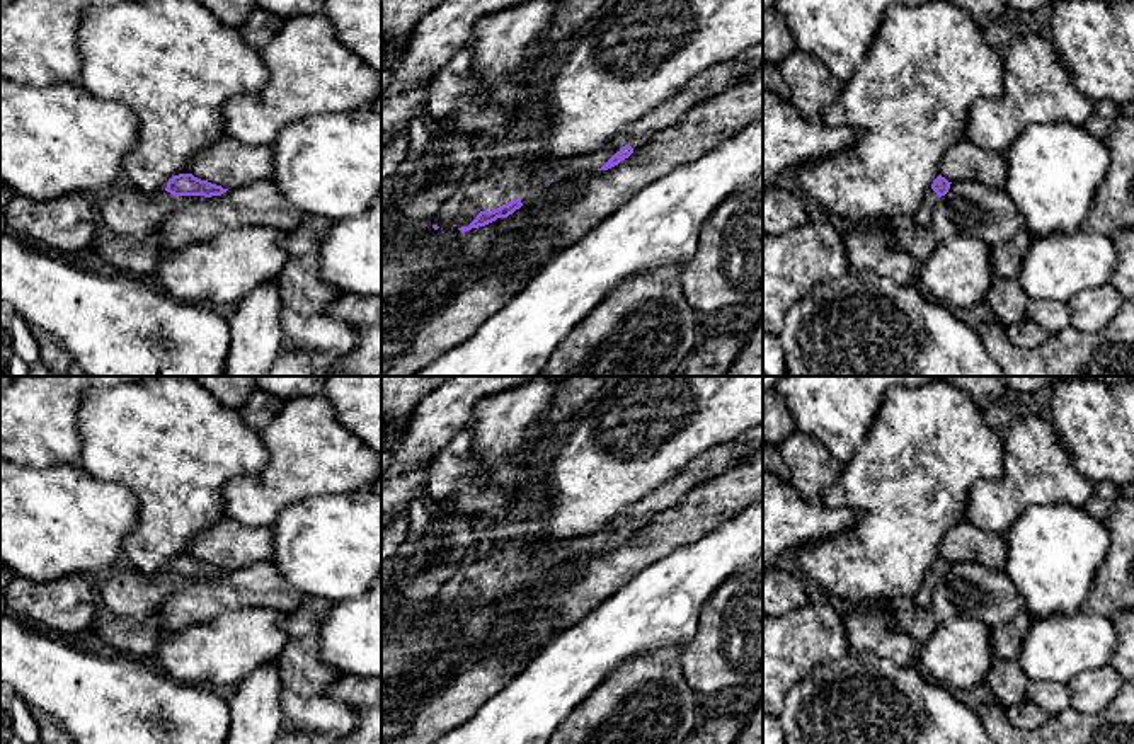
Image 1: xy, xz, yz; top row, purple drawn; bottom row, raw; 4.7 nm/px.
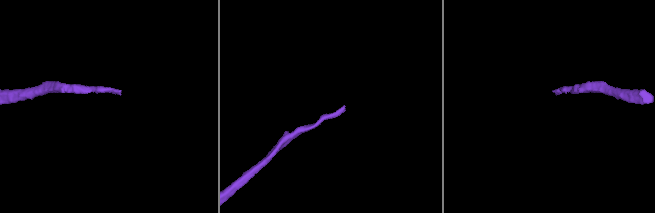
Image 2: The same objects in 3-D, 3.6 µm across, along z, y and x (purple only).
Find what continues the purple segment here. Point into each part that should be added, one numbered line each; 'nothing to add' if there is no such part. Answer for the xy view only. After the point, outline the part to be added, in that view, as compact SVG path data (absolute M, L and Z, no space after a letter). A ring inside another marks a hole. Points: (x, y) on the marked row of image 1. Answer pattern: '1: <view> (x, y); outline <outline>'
1: xy (123, 210); outline M119 180L95 196L99 225L119 235L143 235L155 243L160 225L174 209L175 196L160 191L143 194L126 180Z

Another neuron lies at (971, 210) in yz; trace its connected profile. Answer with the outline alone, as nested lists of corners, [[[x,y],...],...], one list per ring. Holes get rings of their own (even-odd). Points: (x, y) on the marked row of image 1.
[[[957,180],[938,197],[928,226],[938,243],[967,237],[998,247],[1025,230],[1025,221],[1003,191],[977,180]]]

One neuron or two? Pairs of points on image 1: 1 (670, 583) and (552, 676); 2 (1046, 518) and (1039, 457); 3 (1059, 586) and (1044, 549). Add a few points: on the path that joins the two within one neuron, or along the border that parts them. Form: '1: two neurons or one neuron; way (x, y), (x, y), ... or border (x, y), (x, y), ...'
1: one neuron; way (641, 612), (581, 658)
2: two neurons; border (1083, 506), (1032, 504), (1010, 526)
3: one neuron; way (1054, 578), (1053, 557)

